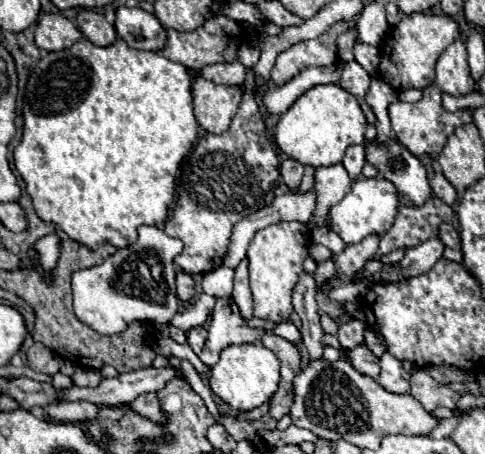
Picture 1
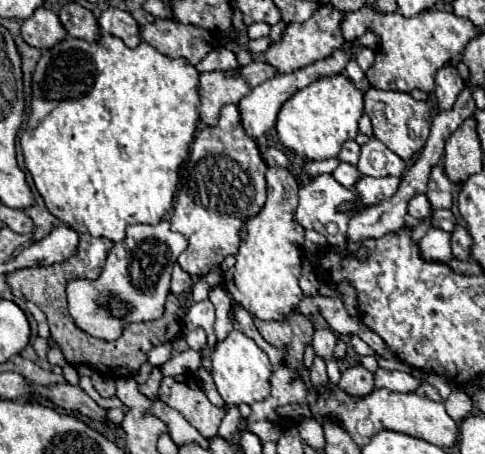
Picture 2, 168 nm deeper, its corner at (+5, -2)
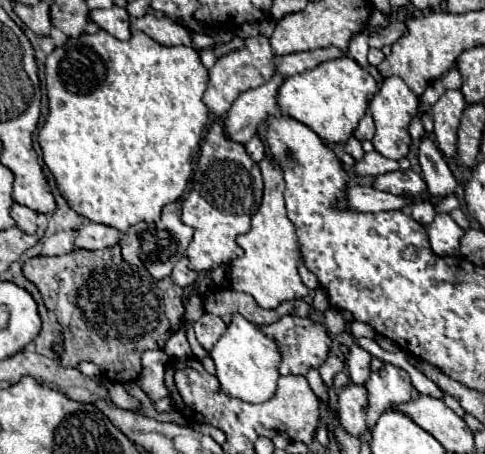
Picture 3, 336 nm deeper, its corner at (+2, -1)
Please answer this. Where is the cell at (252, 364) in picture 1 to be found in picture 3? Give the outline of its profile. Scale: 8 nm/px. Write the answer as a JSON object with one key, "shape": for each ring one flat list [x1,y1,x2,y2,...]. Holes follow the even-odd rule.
{"shape":[[236,313,232,317,232,323,210,351,210,357,216,363,216,377,224,393,238,397,242,401,256,403,264,403,276,393,276,381,280,377,280,349,272,337,264,335,254,323,246,321,242,315]]}

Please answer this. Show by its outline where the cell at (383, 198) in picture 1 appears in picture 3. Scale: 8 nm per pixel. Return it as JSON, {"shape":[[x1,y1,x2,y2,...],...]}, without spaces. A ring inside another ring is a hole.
{"shape":[[412,169,408,171,392,171,392,173,384,173,378,175,374,181,374,189,378,191,388,191,394,195,420,195,422,191,426,191,426,183,422,179,422,175,414,173]]}

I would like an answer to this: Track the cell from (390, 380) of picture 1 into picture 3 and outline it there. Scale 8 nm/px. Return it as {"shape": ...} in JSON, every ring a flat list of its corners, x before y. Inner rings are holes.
{"shape":[[382,365,380,371,370,373,366,381,368,391,368,411,366,411,366,425,372,429,378,417,396,405,408,403,412,393,410,375,396,365]]}

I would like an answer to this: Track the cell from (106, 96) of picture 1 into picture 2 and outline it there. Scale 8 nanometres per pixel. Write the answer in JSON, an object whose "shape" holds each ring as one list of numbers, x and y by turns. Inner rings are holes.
{"shape":[[103,34,97,42,85,42,73,36,67,36,57,46,43,52,41,60,37,62,37,68,33,72,31,80,31,114,27,120,27,128,23,130,19,142,25,156,25,168,31,172,35,188,45,200,47,210,59,218,63,224,71,226,75,232,89,232,91,236,109,238,113,242,121,242,125,238,125,228,131,224,157,224,167,210,173,208,173,198,177,190,179,180,179,166,189,154,189,144,193,142,197,120,199,120,199,72,187,64,187,60,177,58,171,60,157,52,147,42,141,42,137,48,127,48,121,38,115,38,111,34]]}

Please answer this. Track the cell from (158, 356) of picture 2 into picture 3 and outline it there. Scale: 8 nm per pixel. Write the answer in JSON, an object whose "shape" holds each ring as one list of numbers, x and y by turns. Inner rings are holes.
{"shape":[[162,349,142,353,142,373,138,377,138,383,142,391,148,395,148,399,152,401,168,397,168,387,164,385,166,361,168,361,168,355]]}

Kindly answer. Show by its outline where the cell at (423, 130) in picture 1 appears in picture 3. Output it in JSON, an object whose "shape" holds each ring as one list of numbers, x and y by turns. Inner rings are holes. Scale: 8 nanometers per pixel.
{"shape":[[386,77,378,95,370,101,368,105,370,115,376,123,376,135,372,139,374,149,394,161,400,161,402,157,406,157,408,149,410,149,410,133,408,133,408,123,410,119,416,115,418,109,418,97,408,89,408,85,400,79,400,77]]}

